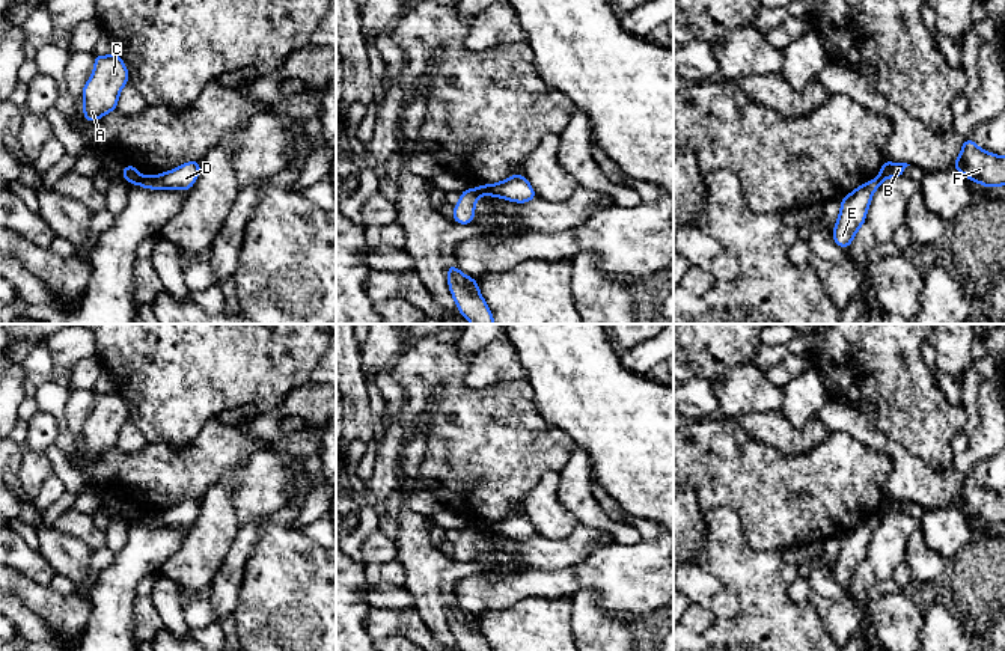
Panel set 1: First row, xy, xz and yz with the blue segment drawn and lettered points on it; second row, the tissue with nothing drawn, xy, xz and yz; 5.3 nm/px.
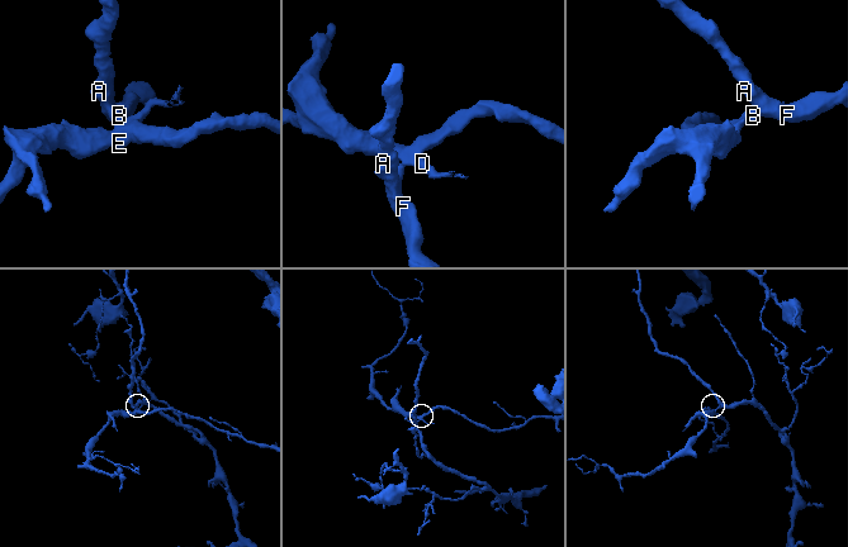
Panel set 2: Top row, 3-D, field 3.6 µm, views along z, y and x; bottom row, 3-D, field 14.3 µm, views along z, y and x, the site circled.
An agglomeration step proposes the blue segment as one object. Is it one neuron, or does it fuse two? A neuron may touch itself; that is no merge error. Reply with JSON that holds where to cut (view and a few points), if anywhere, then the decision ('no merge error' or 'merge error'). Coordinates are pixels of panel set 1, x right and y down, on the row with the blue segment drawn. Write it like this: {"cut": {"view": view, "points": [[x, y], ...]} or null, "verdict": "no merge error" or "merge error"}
{"cut": {"view": "xy", "points": [[142, 177], [136, 183]]}, "verdict": "merge error"}

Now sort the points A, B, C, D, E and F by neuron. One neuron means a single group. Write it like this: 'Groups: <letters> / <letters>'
Groups: A B C F / D E

